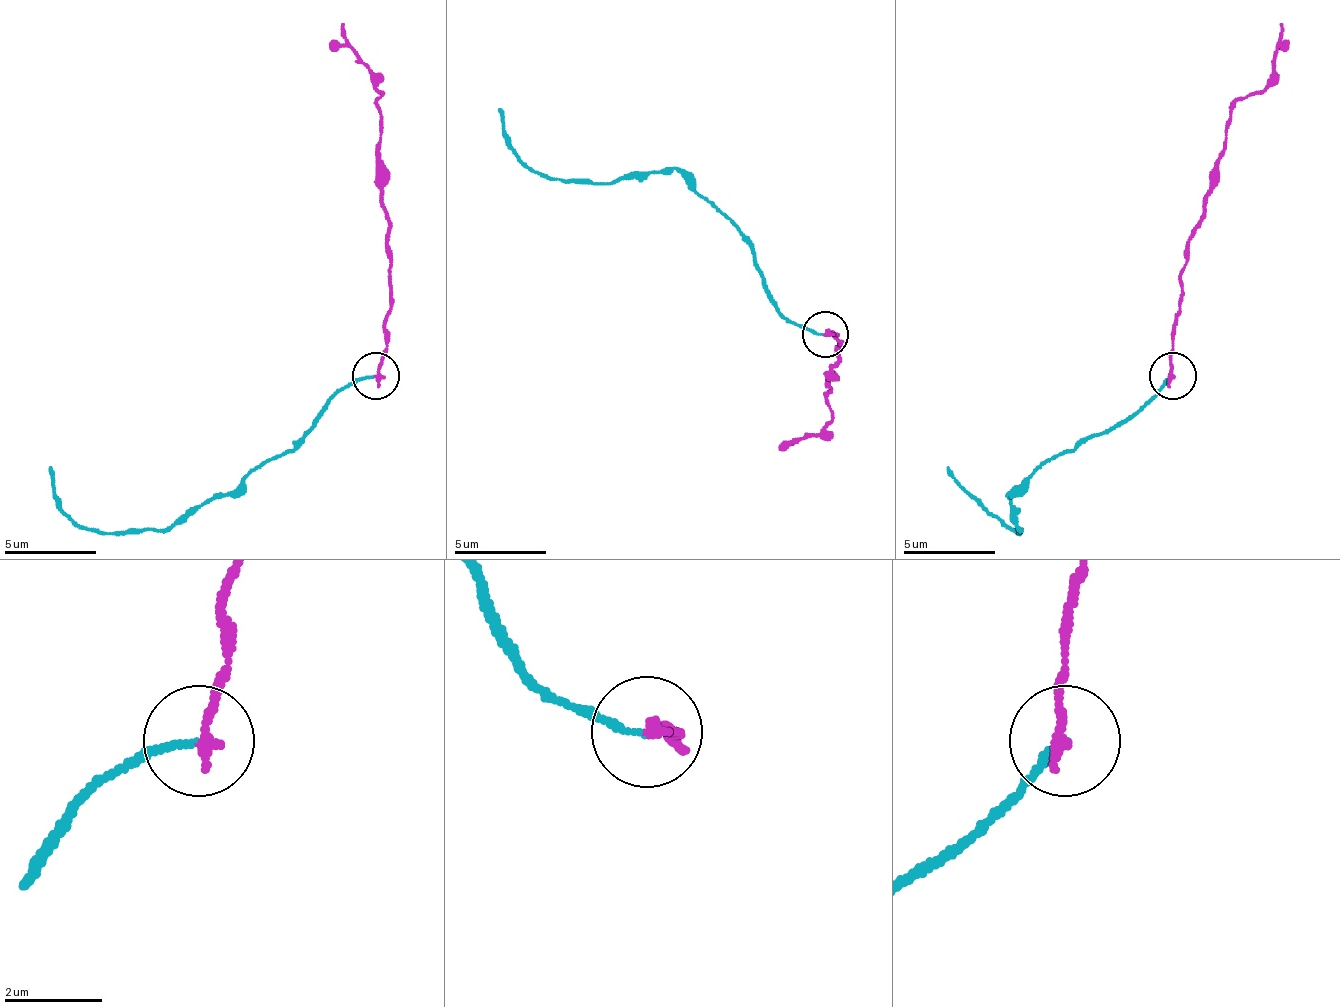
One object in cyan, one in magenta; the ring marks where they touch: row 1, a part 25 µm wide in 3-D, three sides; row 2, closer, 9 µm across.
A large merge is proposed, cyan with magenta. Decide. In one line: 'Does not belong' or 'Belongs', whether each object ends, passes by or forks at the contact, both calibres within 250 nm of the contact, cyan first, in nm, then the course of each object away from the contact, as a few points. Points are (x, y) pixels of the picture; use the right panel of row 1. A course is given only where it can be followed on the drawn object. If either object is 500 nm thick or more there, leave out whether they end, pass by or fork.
Does not belong. At the ring cyan ends. At the ring magenta ends. Thickness 120 nm (cyan) against 240 nm. Course of cyan: (1171, 377), (1009, 493), (1009, 516), (1023, 530), (1018, 534), (981, 507), (949, 465). Course of magenta: (1171, 377), (1190, 229), (1204, 210), (1227, 117), (1255, 94), (1273, 71), (1278, 25)

